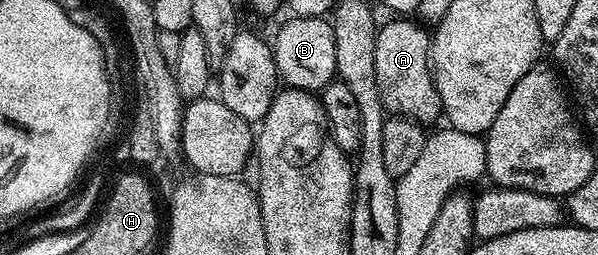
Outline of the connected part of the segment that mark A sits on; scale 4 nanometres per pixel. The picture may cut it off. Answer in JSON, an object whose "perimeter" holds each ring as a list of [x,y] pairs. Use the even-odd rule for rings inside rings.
{"perimeter":[[[393,17],[390,23],[382,22],[375,37],[375,81],[379,85],[379,97],[389,115],[405,115],[422,125],[432,119],[441,119],[441,98],[437,92],[434,72],[431,70],[431,35],[420,22],[412,23],[409,17]]]}

